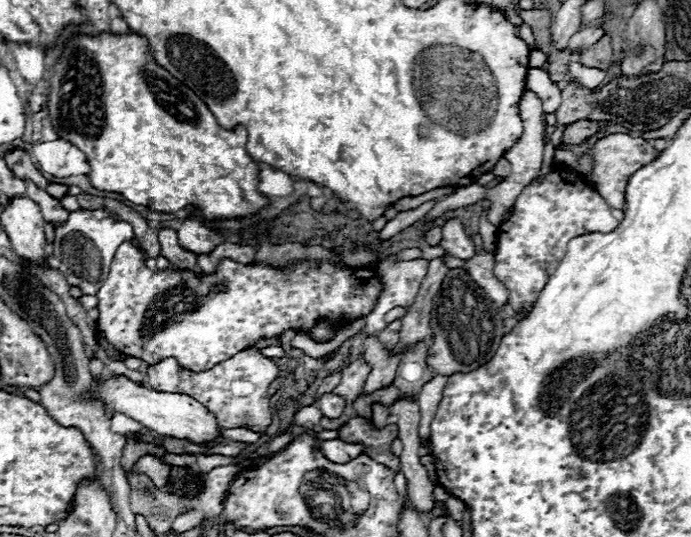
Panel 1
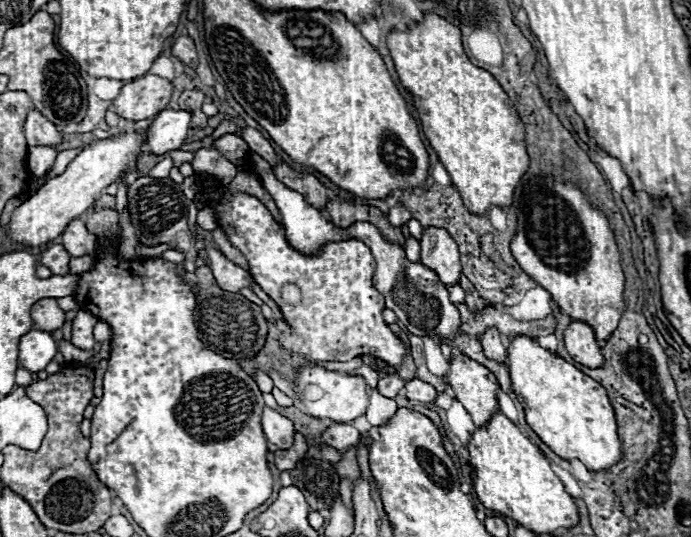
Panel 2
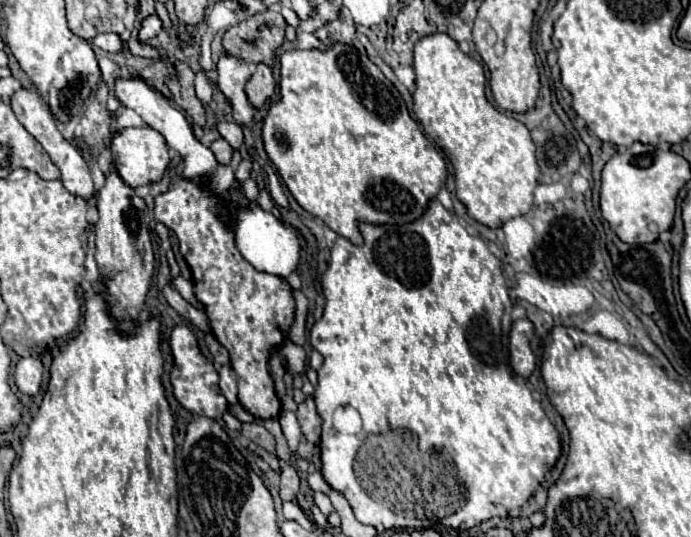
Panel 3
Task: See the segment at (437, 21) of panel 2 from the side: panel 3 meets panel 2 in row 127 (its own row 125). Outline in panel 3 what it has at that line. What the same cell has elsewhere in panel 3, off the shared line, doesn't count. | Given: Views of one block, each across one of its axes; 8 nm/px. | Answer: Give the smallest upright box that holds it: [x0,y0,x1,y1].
[412,32,540,228]

